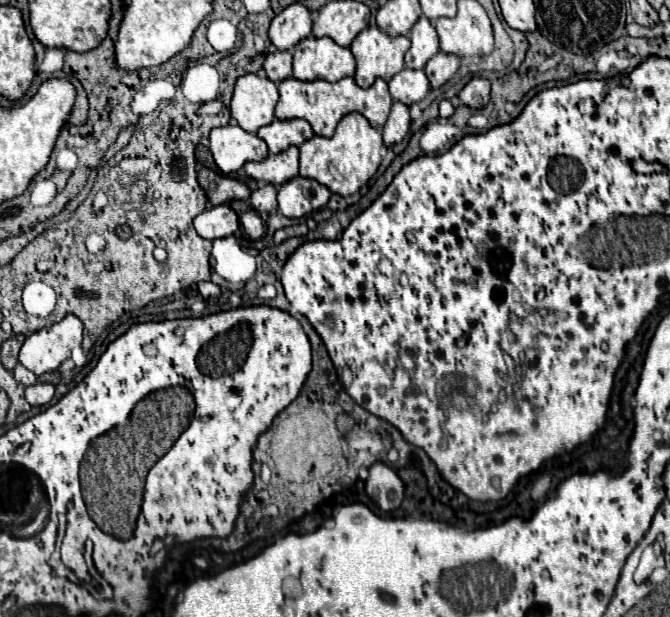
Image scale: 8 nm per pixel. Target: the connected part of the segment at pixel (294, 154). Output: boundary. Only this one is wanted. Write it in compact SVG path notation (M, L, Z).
M288 148L288 152L280 152L280 156L270 154L260 164L244 164L244 172L256 182L280 186L298 176L298 148Z

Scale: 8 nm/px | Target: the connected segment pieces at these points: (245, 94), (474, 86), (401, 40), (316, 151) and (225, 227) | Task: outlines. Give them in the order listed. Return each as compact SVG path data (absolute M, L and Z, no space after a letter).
M246 74L236 82L230 112L242 130L256 132L274 120L276 102L278 88L274 82L256 74Z
M472 78L462 92L458 94L458 98L462 100L462 104L466 104L468 108L480 110L490 102L490 82L486 78Z
M378 26L360 32L350 50L356 58L354 80L360 88L370 88L376 78L390 80L404 68L404 54L410 48L410 38L388 36Z
M348 114L338 122L336 134L332 138L314 136L300 146L300 176L316 180L332 194L352 196L376 174L382 160L382 148L382 134L372 128L364 116Z
M222 204L216 208L210 206L210 210L204 210L194 218L196 232L208 240L232 236L238 230L238 226L240 226L238 216L228 204Z

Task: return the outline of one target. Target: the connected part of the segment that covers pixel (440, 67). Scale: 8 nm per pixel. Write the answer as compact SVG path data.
M444 52L432 56L424 68L430 80L430 88L440 88L442 84L446 84L456 74L458 68L460 68L460 60L456 60L456 56L444 56Z

